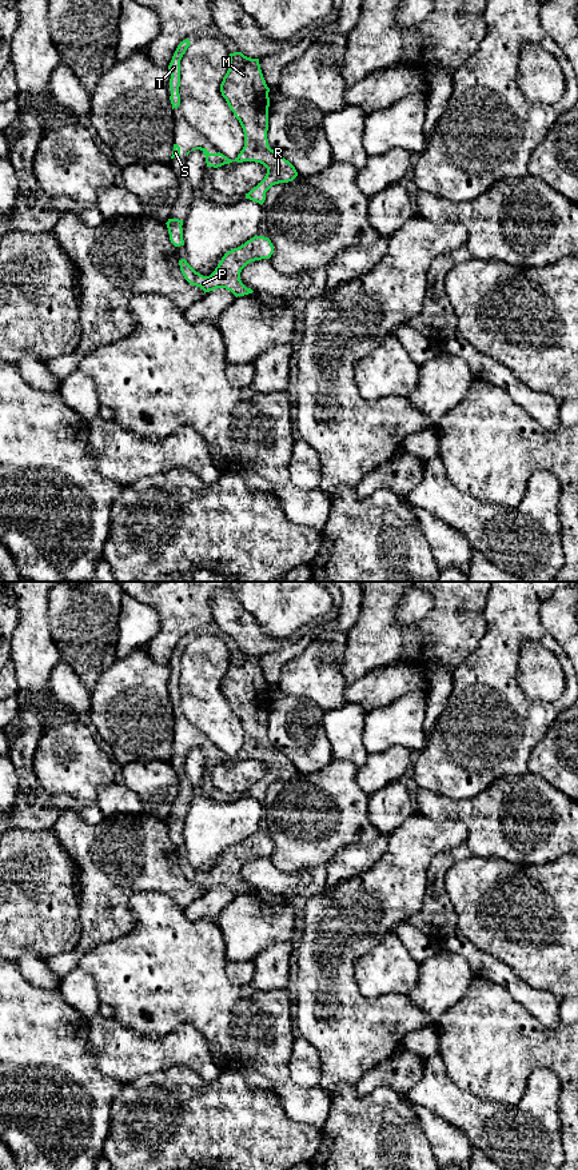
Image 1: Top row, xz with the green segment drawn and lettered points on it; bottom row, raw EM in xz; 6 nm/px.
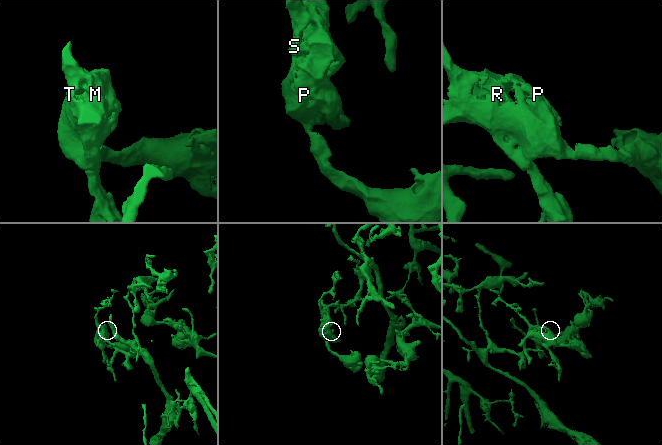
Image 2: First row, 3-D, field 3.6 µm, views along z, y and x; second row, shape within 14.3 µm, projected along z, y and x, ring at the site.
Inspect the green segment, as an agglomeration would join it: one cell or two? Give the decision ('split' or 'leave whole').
leave whole

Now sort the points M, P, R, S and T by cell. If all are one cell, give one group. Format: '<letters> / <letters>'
M P R S T

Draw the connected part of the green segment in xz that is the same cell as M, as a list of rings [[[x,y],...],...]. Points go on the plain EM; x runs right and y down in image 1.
[[[242,650],[230,651],[228,668],[220,682],[220,690],[222,694],[226,696],[230,707],[234,710],[235,715],[239,718],[243,726],[244,744],[235,758],[228,756],[220,750],[210,751],[207,746],[202,744],[192,746],[191,748],[200,747],[206,754],[207,764],[214,766],[230,762],[232,759],[238,760],[255,759],[263,762],[267,766],[264,776],[248,791],[246,791],[246,796],[263,802],[266,798],[266,790],[272,783],[292,779],[298,774],[298,770],[288,758],[286,758],[283,754],[279,754],[268,743],[267,728],[268,728],[270,686],[267,684],[266,678],[263,675],[259,656],[247,655]]]

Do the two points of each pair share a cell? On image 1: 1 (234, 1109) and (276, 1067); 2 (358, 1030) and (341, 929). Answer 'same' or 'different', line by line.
1: different
2: same

